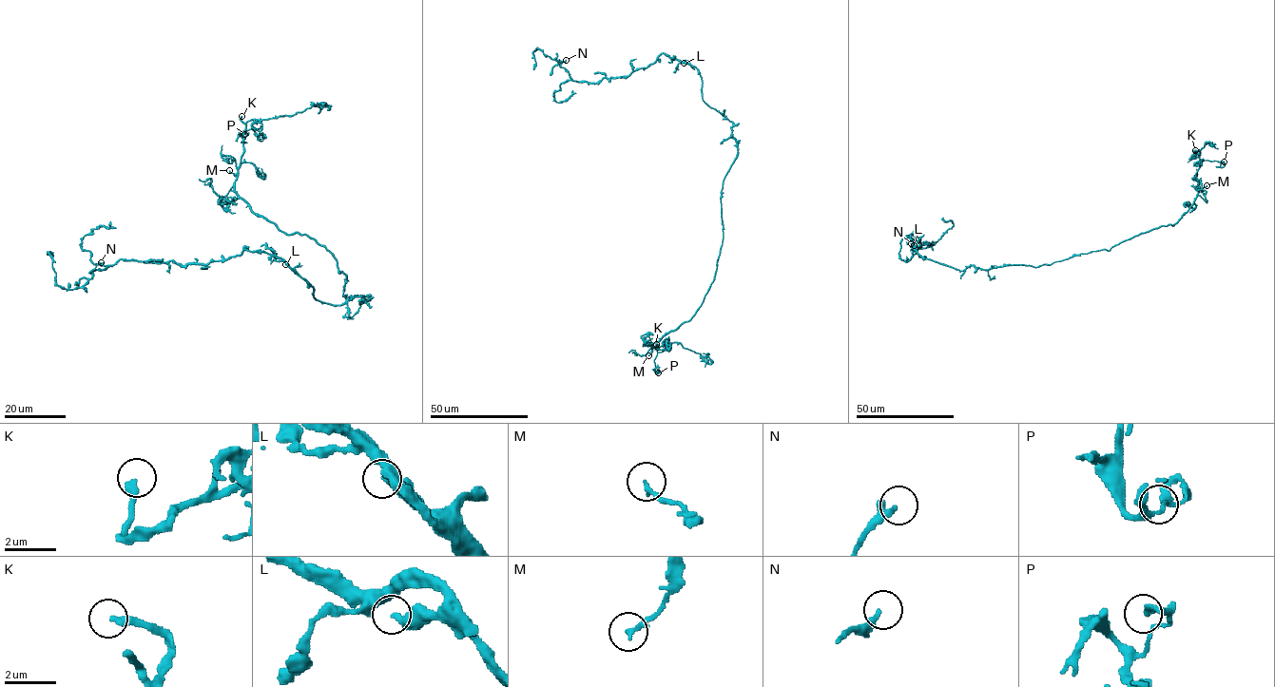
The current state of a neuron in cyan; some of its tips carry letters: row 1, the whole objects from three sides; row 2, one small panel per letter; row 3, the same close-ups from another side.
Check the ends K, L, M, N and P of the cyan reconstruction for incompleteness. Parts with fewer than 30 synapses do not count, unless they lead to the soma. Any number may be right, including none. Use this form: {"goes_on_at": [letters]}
{"goes_on_at": ["K"]}

